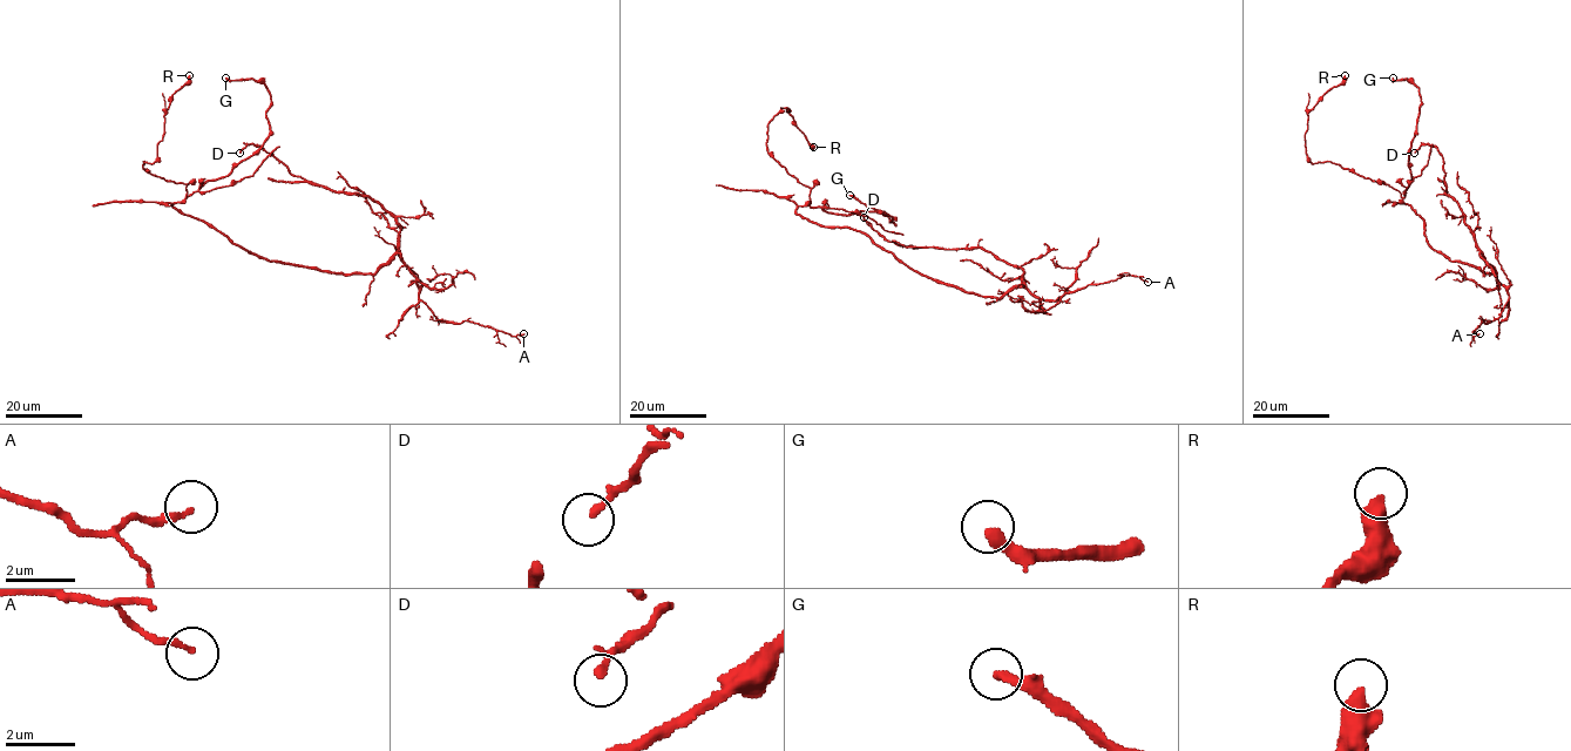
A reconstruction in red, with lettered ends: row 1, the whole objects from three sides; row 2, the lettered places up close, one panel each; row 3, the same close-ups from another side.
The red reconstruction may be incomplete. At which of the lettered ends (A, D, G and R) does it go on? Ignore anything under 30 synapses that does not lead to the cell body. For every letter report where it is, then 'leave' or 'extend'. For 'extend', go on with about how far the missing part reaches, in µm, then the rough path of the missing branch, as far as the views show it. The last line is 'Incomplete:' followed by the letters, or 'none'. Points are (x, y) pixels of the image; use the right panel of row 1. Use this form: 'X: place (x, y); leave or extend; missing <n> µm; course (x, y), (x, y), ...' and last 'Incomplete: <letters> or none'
A: place (1480, 333); leave
D: place (1414, 153); leave
G: place (1393, 78); extend; missing 50 µm; course (1393, 78), (1368, 62), (1349, 63), (1346, 58), (1362, 26), (1359, 9), (1352, 6), (1331, 17), (1335, 18)
R: place (1345, 75); leave
Incomplete: G

